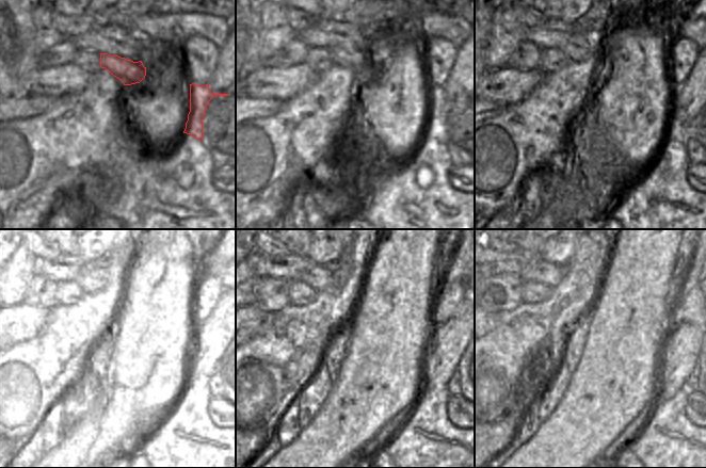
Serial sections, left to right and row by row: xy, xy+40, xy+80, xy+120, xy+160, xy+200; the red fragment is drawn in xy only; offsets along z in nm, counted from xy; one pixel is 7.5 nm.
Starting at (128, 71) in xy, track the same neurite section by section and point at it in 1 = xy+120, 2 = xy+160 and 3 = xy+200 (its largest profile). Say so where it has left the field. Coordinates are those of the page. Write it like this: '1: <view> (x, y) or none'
1: xy+120 (91, 280)
2: xy+160 (318, 276)
3: xy+200 (538, 270)

